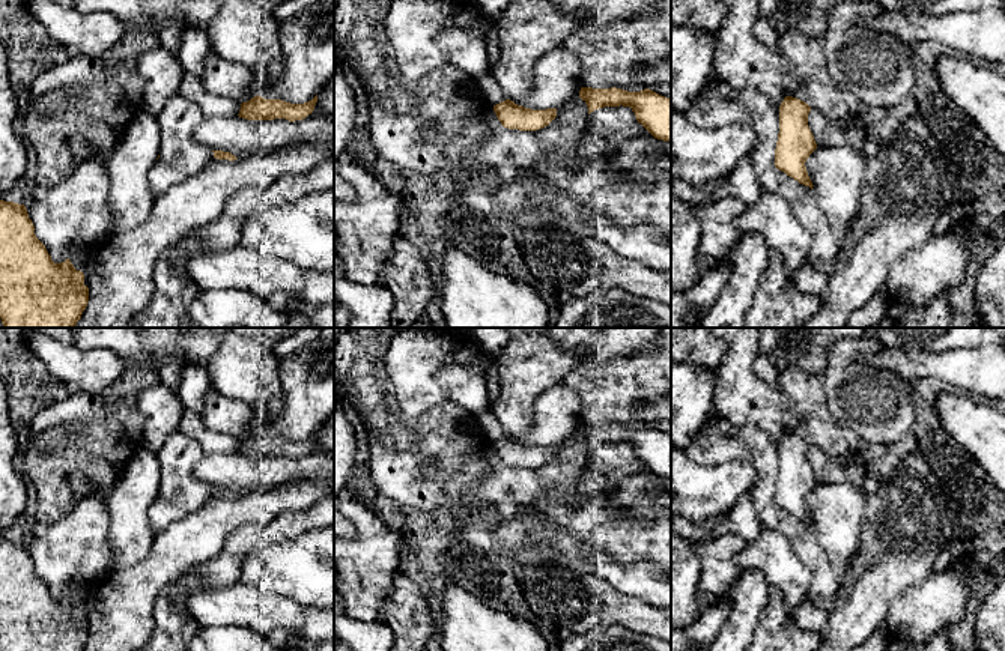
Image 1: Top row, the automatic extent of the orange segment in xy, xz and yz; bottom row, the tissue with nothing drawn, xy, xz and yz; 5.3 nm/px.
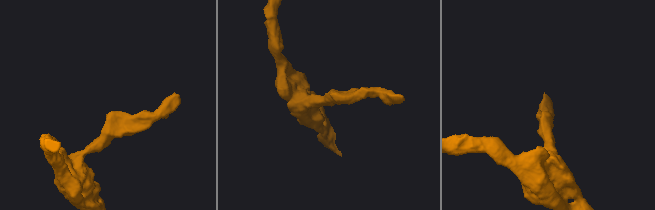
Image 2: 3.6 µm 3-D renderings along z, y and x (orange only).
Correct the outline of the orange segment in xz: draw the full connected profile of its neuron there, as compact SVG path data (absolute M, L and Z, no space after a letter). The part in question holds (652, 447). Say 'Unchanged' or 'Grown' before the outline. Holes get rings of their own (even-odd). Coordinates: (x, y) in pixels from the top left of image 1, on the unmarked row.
Unchanged. M581 424L579 435L587 441L588 451L603 444L630 444L638 460L654 475L671 477L671 436L650 425L627 428L617 424Z

